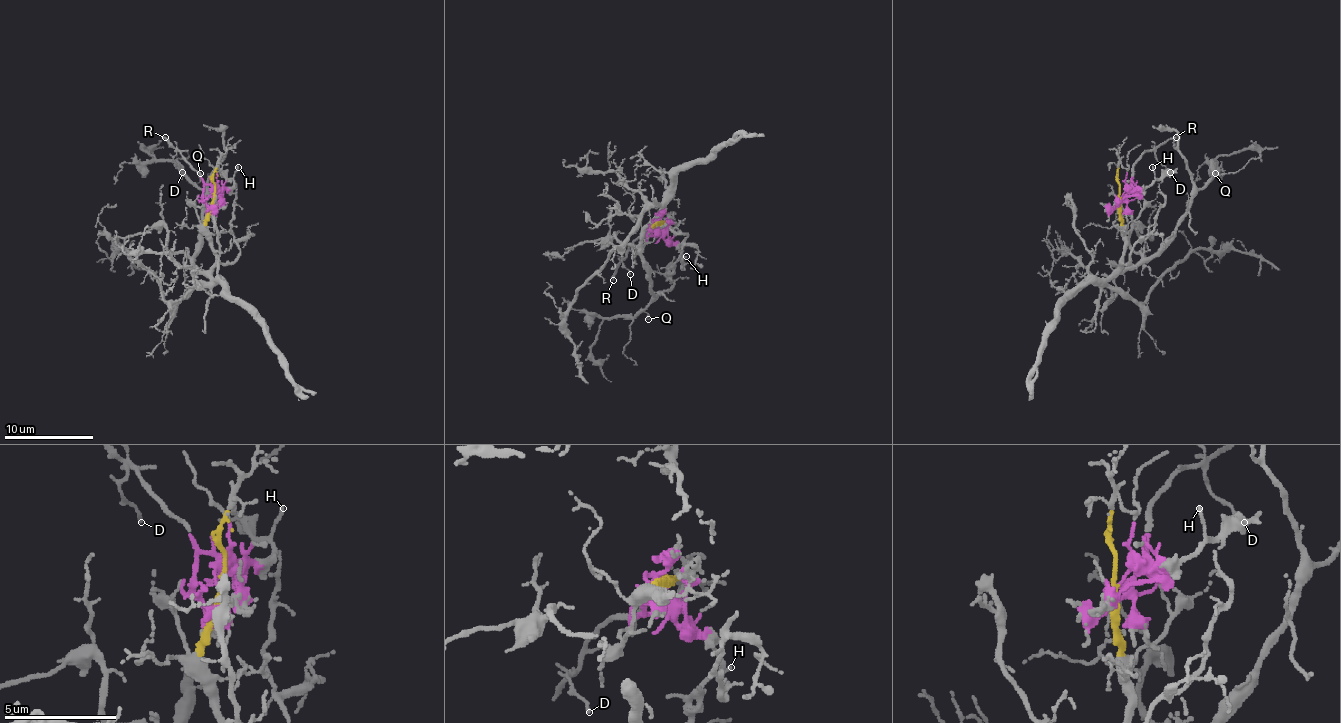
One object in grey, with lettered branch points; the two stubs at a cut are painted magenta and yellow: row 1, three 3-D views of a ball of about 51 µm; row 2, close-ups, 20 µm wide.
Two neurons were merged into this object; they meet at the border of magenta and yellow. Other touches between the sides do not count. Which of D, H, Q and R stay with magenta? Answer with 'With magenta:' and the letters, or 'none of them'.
With magenta: D, H, R

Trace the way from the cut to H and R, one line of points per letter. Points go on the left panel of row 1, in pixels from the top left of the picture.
H: (214, 197), (211, 193), (223, 193), (234, 184), (234, 171), (238, 166)
R: (214, 197), (209, 186), (165, 137)

